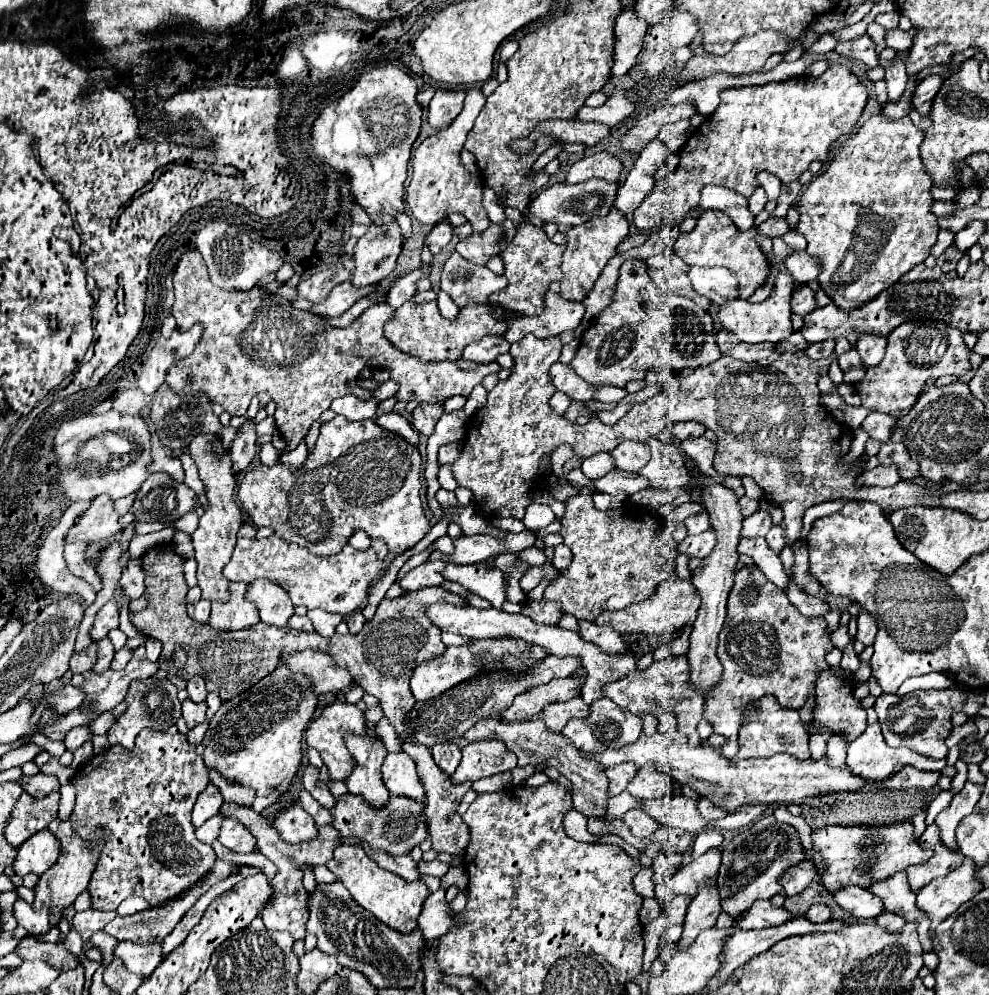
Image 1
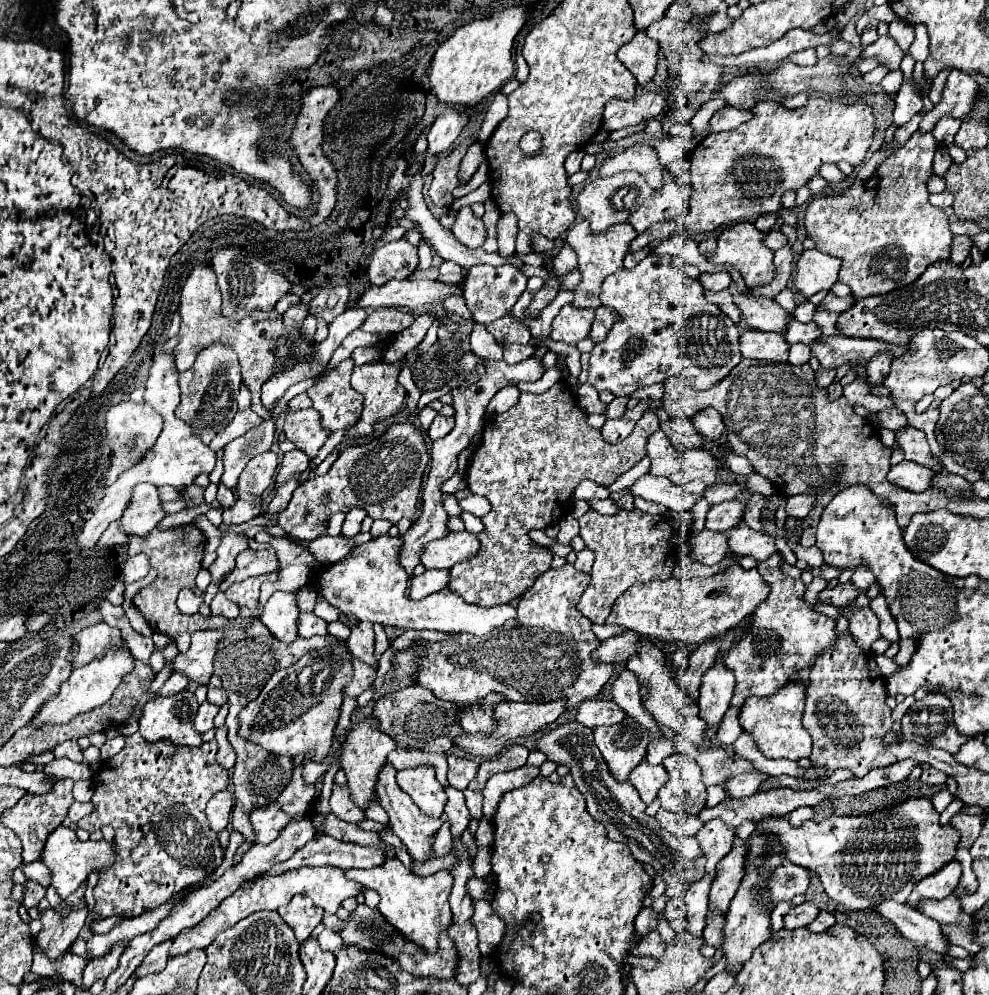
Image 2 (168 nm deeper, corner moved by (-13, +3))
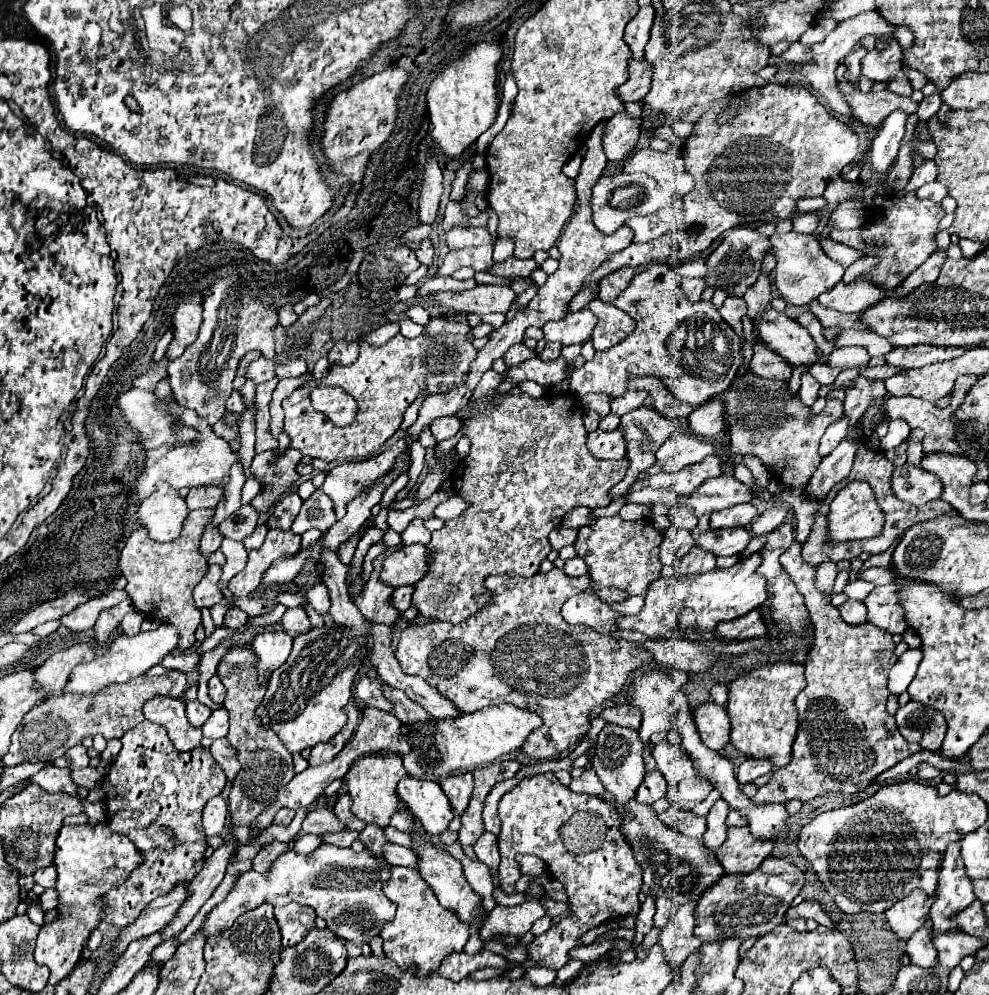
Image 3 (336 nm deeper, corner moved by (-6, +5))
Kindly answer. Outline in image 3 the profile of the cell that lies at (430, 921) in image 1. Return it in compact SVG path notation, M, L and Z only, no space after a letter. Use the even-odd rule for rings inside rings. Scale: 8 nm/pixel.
M525 901L517 907L501 907L497 905L485 917L485 925L481 925L481 937L495 937L495 935L523 935L531 929L531 925L545 915L545 909L537 901Z

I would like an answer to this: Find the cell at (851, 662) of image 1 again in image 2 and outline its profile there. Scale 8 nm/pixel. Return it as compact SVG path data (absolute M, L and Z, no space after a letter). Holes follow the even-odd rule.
M854 607L848 617L848 631L856 637L860 649L870 649L870 645L880 639L878 619L870 607Z

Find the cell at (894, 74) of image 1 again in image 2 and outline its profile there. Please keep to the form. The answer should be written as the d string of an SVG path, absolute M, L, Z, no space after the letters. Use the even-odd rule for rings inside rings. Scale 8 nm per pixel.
M902 83L894 101L896 101L894 119L892 119L894 127L902 127L904 123L908 123L922 109L922 99L916 95L916 91L910 83Z

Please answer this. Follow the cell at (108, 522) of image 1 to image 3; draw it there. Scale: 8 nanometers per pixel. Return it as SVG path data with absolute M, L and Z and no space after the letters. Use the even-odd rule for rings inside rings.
M157 485L157 489L137 505L137 521L147 529L153 541L173 541L187 515L185 499L169 485Z

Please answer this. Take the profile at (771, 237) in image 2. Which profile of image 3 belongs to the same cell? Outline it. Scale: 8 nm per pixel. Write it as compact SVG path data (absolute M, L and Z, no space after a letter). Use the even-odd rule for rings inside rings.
M733 227L721 245L707 257L709 261L709 273L705 275L705 283L711 287L725 287L729 295L743 297L747 287L751 287L759 275L763 257L769 253L769 237L757 233L755 229L743 229L743 227Z

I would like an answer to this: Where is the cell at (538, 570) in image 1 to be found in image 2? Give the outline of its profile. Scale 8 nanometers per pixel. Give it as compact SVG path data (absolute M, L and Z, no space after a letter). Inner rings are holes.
M566 563L560 569L546 571L534 587L520 597L518 617L506 621L500 629L492 629L482 637L472 635L452 635L444 641L424 641L428 647L426 655L418 661L418 685L430 689L438 699L454 701L458 705L480 703L488 693L500 693L506 701L524 701L524 703L548 703L554 699L566 699L566 709L572 711L582 701L596 699L602 687L614 677L616 665L600 663L590 657L590 651L600 647L600 639L592 633L592 623L576 611L576 603L588 587L590 575L580 573L574 565Z

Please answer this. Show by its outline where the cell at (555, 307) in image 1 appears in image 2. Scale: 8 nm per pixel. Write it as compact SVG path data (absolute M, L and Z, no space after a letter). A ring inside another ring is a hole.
M564 305L552 323L552 339L576 345L586 339L594 321L592 309L576 309L572 305Z

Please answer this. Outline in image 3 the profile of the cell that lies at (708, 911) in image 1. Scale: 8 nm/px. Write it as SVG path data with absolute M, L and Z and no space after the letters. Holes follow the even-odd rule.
M731 827L727 841L717 849L717 861L725 869L725 875L745 875L757 869L767 855L771 855L773 841L757 839L747 827Z

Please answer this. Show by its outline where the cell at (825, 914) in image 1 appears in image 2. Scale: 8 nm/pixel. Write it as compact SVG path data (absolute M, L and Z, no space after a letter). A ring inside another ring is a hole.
M822 911L822 913L808 925L808 929L810 929L812 933L822 933L822 931L826 931L828 927L832 927L834 923L836 923L834 915L828 913L828 911Z

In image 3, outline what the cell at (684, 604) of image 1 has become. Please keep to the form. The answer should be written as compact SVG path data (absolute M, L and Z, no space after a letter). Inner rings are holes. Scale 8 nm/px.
M753 553L747 561L737 561L733 567L729 569L713 569L707 573L699 573L693 577L659 577L657 581L653 581L653 585L649 585L647 597L645 597L645 605L641 609L641 613L629 617L623 615L615 621L615 625L619 629L633 629L633 631L641 631L647 637L675 637L677 633L685 631L685 629L701 629L701 631L713 631L721 621L733 621L753 609L757 609L765 599L767 599L767 591L765 591L765 577L757 575L757 567L761 565L761 555Z

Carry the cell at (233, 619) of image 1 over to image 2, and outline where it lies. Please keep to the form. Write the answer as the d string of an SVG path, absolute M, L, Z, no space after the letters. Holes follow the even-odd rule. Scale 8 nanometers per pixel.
M268 573L268 575L260 575L260 577L250 577L246 581L240 581L240 583L234 583L228 587L226 591L226 597L234 603L238 603L240 607L254 607L256 605L256 599L258 599L258 591L260 591L260 585L264 581L272 581L276 579L276 573Z

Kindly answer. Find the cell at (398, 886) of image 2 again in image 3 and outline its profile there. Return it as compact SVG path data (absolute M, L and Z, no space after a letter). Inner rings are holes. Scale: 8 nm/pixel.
M393 867L391 879L383 885L383 893L389 901L397 905L397 915L393 921L385 921L381 929L383 951L391 957L401 969L415 967L417 975L427 975L437 971L443 957L453 951L463 951L469 939L469 925L461 925L449 909L445 909L433 891L425 885L419 873L411 867Z

